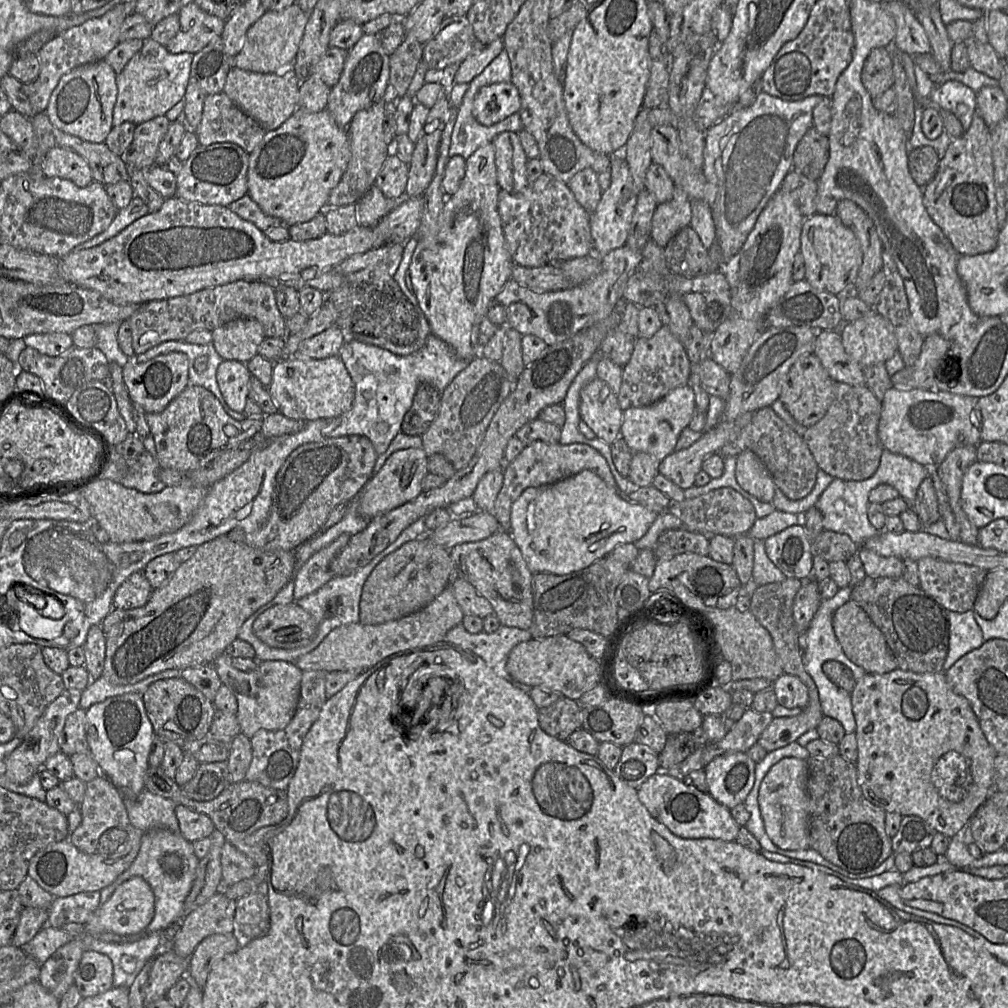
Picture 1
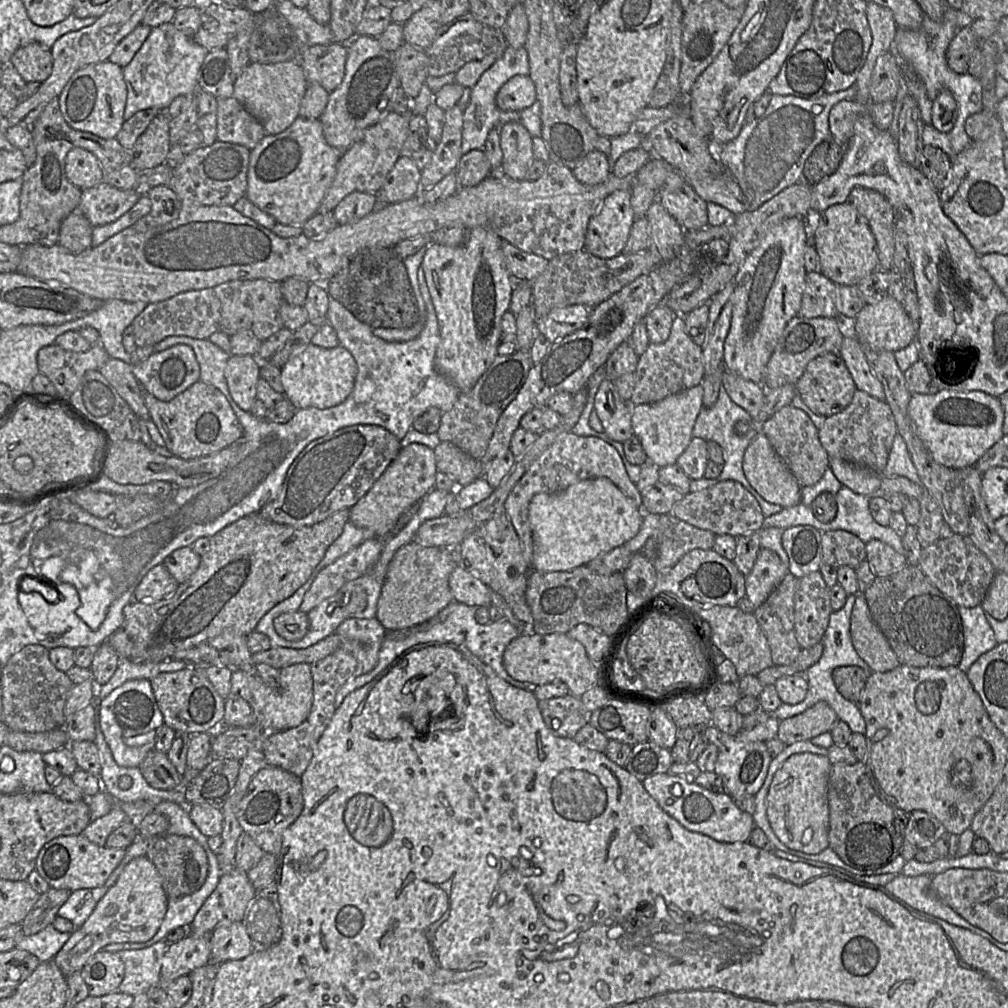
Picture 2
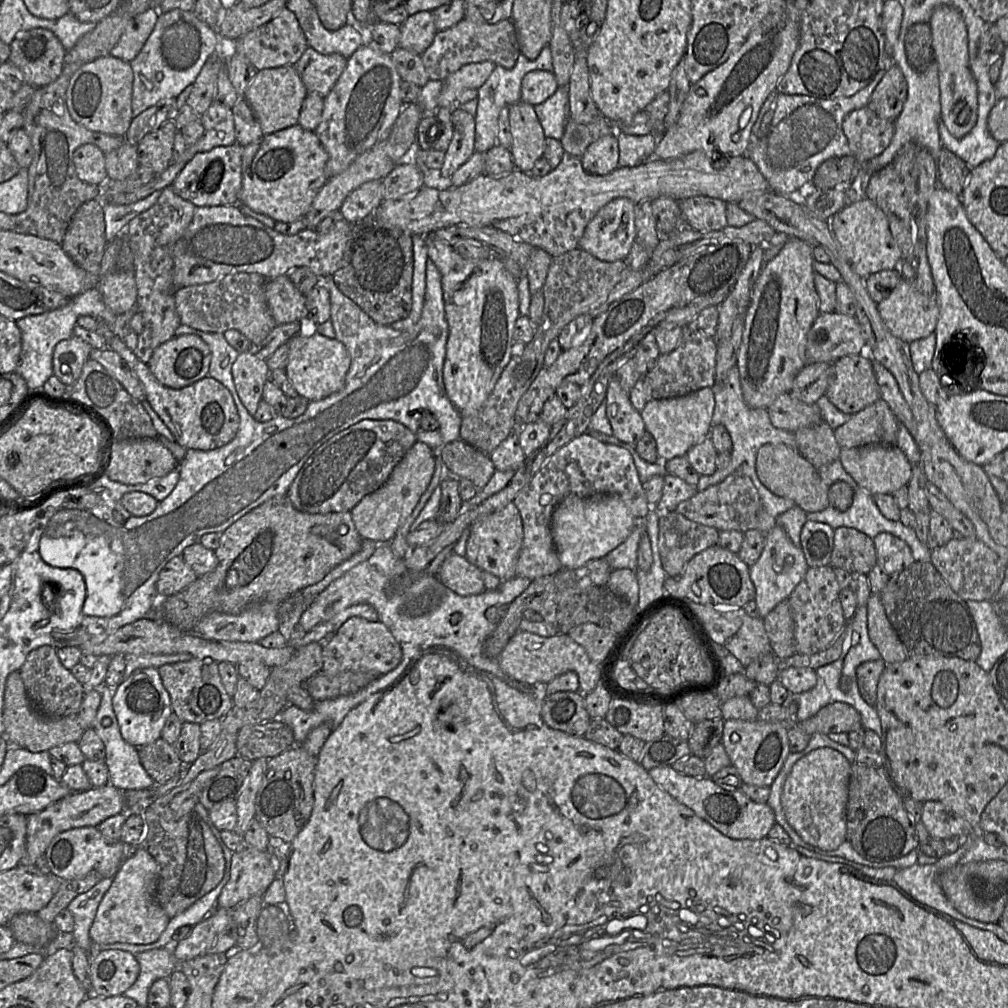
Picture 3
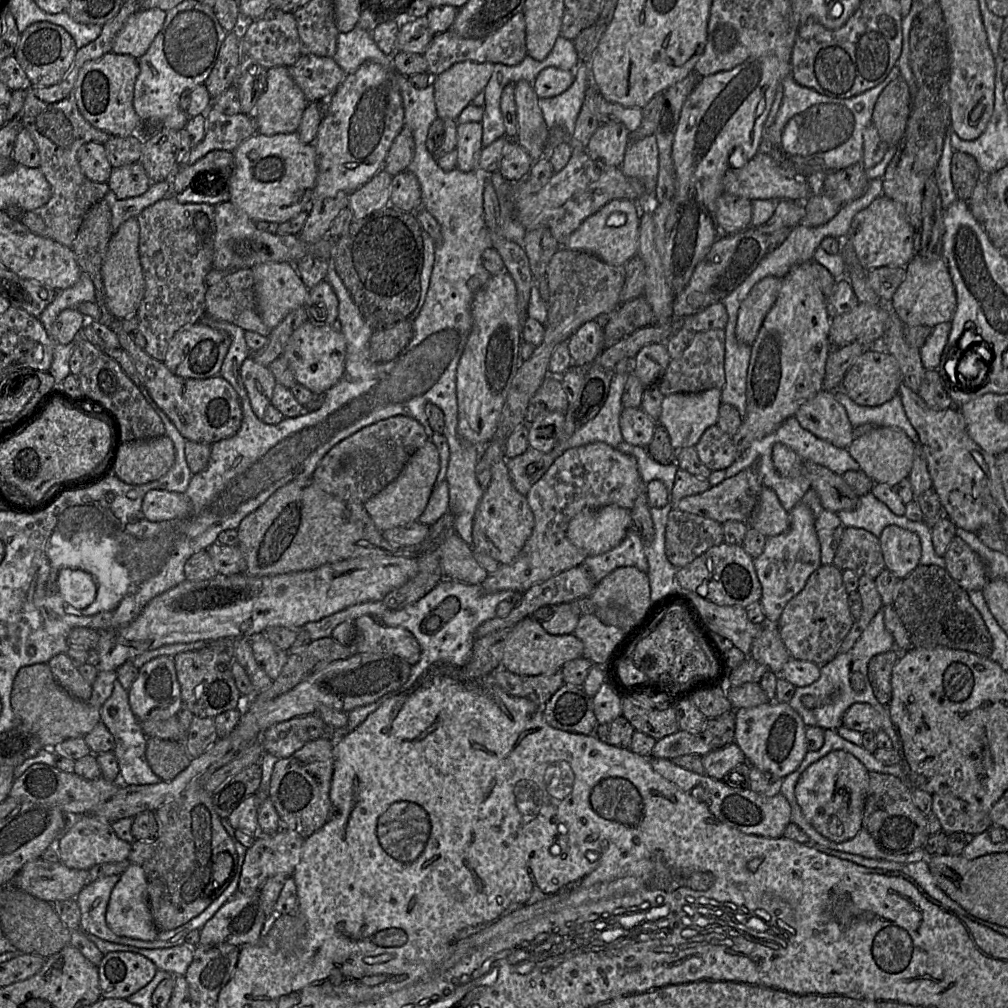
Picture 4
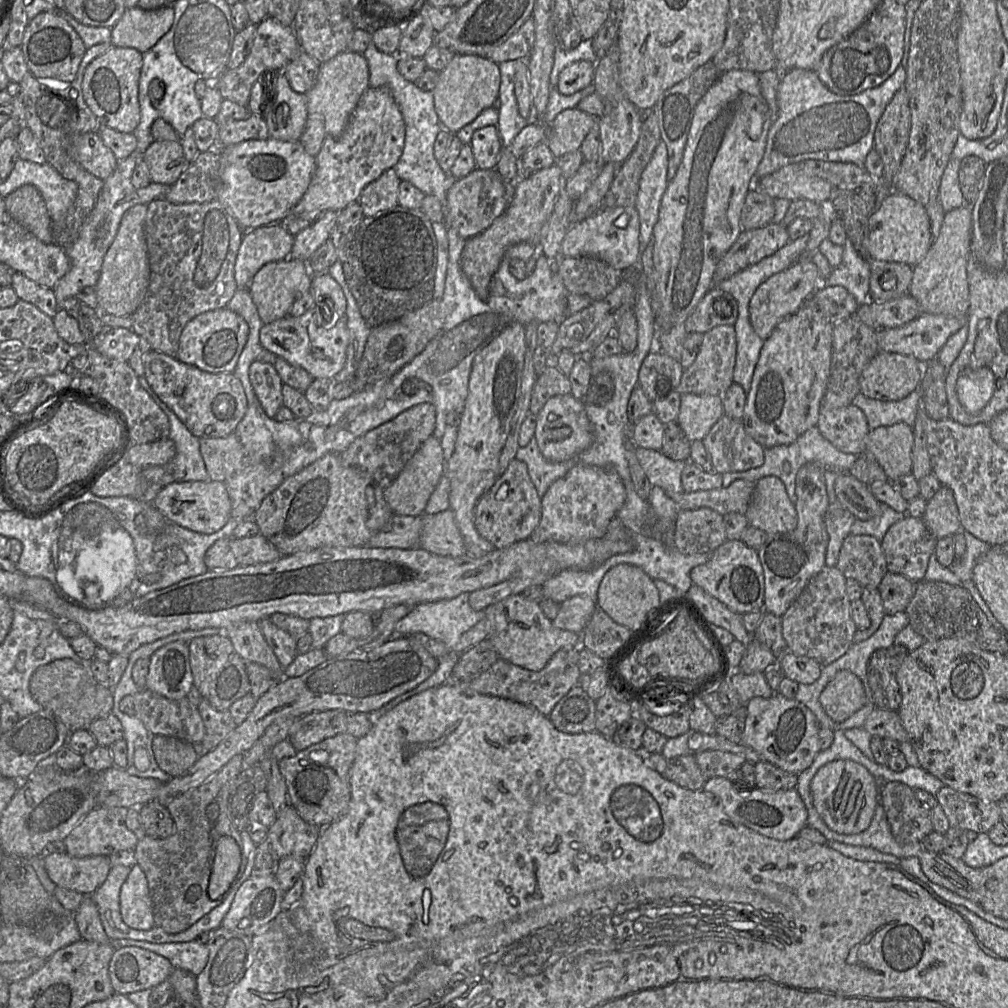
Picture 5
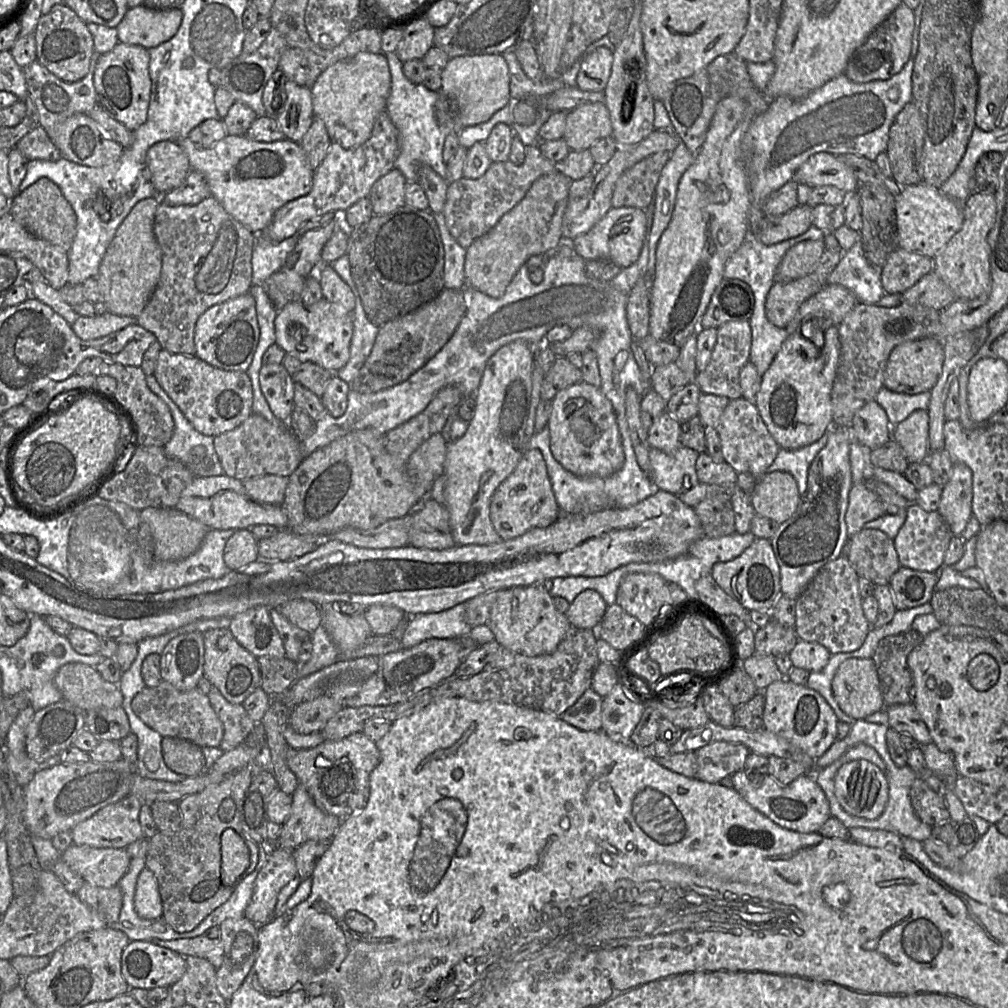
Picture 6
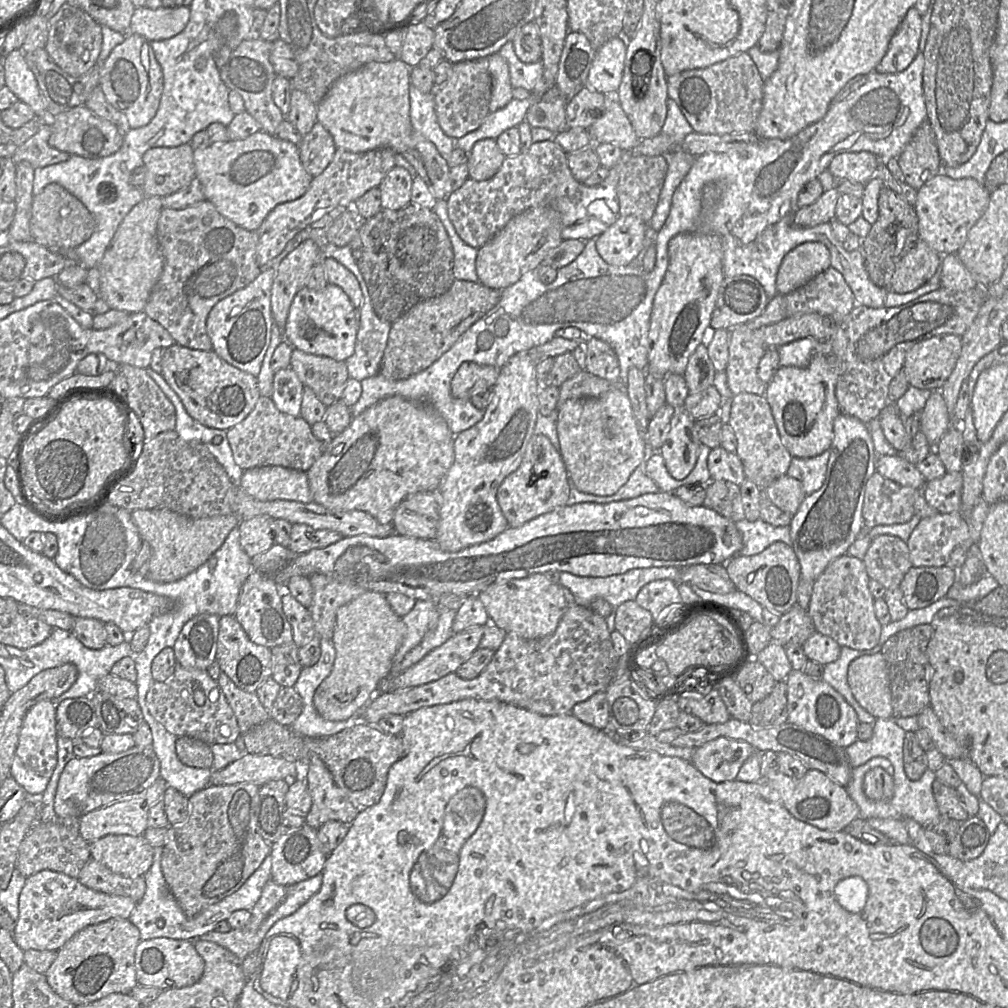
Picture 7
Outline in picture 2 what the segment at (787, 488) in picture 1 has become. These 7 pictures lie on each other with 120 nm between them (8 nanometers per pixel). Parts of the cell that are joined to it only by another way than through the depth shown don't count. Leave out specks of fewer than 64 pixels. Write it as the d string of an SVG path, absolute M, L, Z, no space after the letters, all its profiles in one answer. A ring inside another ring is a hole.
M791 405L780 408L760 425L759 433L767 437L777 455L784 461L801 487L817 483L829 467L830 458L821 445L818 430L803 410Z

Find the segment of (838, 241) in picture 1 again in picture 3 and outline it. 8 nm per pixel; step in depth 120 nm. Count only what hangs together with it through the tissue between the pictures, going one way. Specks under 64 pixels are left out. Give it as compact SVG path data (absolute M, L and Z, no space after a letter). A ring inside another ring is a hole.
M863 199L845 206L825 221L842 245L852 269L860 277L866 278L883 270L898 269L903 259L901 249L891 235L887 217L872 201Z

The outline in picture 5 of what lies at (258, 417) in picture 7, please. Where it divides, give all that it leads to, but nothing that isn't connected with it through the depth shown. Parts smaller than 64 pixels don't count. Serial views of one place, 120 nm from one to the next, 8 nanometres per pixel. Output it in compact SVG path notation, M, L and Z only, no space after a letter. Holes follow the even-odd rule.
M235 433L225 437L199 438L199 450L204 460L209 480L224 482L240 470L243 446Z

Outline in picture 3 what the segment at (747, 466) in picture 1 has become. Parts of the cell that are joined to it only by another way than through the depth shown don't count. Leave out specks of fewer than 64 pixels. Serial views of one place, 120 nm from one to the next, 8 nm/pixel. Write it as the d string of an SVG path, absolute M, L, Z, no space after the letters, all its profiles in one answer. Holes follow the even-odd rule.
M765 443L757 451L755 470L761 483L772 493L793 500L807 513L819 512L829 506L829 486L822 482L818 470L796 449L783 443Z

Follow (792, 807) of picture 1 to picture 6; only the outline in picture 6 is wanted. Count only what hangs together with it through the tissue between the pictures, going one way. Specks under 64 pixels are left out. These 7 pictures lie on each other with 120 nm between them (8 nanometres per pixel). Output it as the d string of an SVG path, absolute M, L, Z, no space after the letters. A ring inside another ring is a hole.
M849 761L836 772L835 797L849 815L868 820L877 819L889 798L886 774L867 761Z

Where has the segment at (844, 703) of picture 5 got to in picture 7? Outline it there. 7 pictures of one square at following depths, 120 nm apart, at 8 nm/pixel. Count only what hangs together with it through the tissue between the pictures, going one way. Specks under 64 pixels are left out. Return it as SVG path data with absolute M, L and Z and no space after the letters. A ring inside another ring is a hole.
M881 652L855 658L849 664L847 682L857 703L870 715L893 716L889 669Z

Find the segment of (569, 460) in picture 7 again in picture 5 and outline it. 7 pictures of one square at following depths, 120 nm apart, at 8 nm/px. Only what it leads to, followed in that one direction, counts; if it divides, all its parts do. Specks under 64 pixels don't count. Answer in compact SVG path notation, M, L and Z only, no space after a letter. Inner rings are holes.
M572 394L551 397L537 415L534 433L542 455L550 462L563 462L588 449L594 442L593 426L585 404Z

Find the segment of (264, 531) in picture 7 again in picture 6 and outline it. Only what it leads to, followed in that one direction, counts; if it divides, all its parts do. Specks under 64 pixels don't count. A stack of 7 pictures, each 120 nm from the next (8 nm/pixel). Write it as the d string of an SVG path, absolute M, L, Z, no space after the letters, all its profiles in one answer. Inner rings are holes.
M250 528L237 529L227 540L223 560L230 570L238 570L258 559L258 539Z

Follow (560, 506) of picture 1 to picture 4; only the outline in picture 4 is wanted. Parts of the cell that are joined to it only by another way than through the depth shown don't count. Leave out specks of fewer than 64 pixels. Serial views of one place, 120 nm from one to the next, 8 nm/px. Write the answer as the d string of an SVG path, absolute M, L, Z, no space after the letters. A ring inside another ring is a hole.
M607 505L581 511L567 527L567 537L588 556L603 554L616 547L633 528L630 510Z

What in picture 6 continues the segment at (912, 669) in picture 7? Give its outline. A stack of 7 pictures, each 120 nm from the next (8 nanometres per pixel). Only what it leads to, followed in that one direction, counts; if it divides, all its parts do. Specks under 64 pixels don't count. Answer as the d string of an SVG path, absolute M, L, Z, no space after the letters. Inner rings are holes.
M915 630L889 636L881 640L871 657L874 661L883 700L886 707L912 703L913 679L907 665L909 654L923 641L924 636Z

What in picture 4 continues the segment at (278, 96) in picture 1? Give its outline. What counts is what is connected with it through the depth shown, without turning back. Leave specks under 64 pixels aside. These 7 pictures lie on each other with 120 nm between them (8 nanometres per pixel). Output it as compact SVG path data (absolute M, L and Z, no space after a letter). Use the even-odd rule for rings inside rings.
M276 66L270 68L267 71L266 89L258 99L253 112L253 119L258 133L265 136L297 133L303 112L308 103L302 90L292 80L287 67Z

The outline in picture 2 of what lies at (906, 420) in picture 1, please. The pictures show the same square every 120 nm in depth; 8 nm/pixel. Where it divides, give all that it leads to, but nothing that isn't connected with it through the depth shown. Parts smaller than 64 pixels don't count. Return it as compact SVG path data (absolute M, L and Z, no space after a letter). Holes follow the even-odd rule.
M941 390L931 395L912 394L908 414L933 459L949 468L974 466L1004 436L1004 411L1000 400L981 391Z

